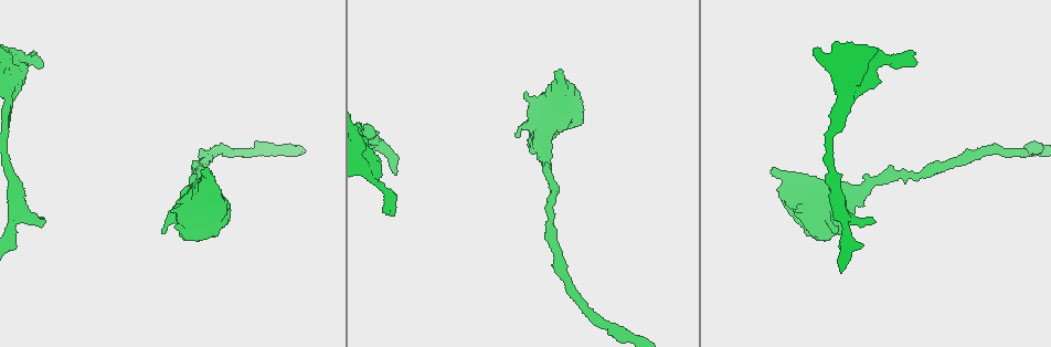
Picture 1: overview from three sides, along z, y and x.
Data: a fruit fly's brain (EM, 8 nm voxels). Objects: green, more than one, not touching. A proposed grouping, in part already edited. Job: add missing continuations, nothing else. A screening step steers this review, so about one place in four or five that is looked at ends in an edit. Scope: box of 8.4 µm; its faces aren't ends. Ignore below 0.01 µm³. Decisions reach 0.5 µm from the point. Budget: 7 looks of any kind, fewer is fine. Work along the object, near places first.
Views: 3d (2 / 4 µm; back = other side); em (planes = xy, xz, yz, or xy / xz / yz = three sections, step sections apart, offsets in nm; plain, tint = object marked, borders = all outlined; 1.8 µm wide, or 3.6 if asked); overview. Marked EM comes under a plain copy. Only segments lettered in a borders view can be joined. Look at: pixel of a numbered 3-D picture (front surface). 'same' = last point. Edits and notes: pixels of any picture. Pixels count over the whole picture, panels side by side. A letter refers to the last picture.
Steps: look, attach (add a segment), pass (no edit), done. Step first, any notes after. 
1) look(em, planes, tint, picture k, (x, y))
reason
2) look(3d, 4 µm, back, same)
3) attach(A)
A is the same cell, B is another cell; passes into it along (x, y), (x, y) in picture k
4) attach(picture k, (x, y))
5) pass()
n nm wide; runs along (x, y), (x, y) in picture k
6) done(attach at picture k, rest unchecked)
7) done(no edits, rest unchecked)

look(3d, 2 µm, picture 1, (872, 223))
branch stops here

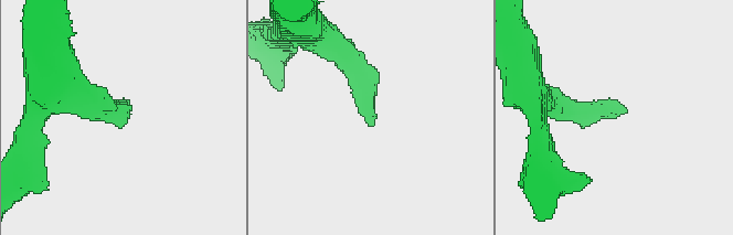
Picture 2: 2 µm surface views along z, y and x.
look(em, planes, borders, picture 2, (624, 109))

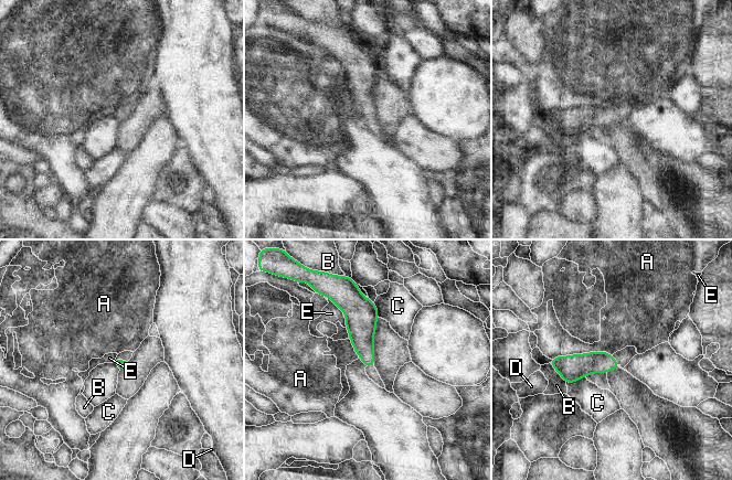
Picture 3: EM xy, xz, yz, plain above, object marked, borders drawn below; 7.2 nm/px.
pass()
A, B, C, D and E are other cells; border along (328, 297), (345, 315), (347, 327) in picture 3; no lettered segment goes on from it

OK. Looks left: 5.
look(em, planes, borders, picture 1, (774, 171))
branch stops here

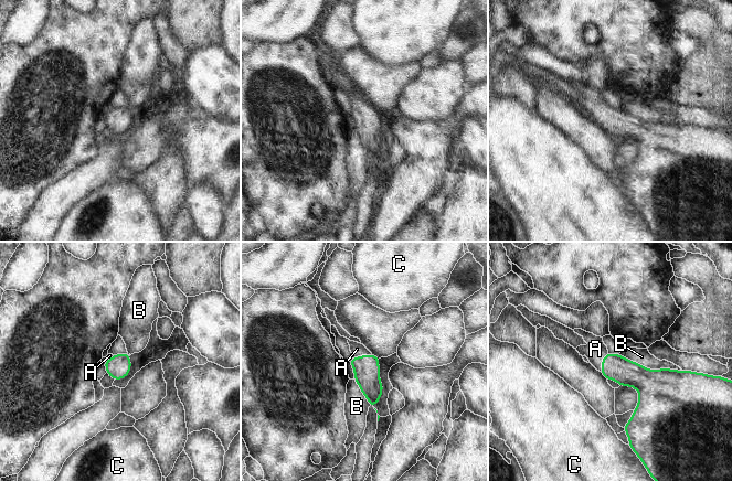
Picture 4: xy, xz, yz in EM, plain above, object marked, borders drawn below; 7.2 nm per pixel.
attach(A)
A is the same cell, B and C are other cells; it goes on there

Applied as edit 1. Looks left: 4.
look(em, xz, step 8, borders, picture 1, (40, 63))
free end

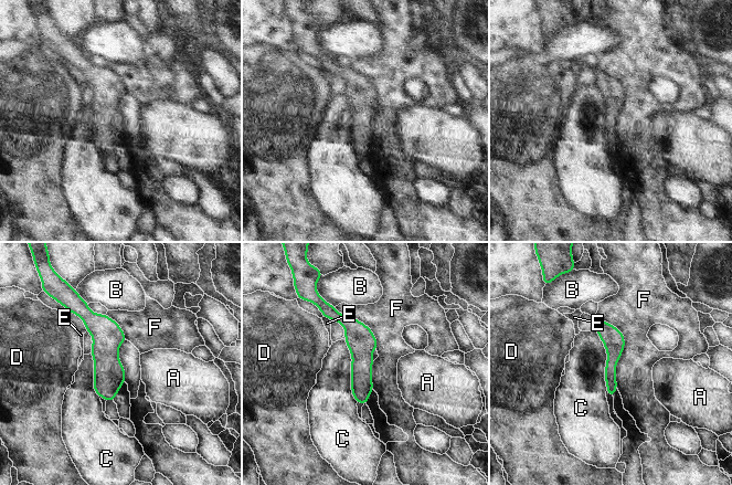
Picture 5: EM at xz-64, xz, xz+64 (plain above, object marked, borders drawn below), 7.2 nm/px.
look(em, planes, borders, same)
cut it another way

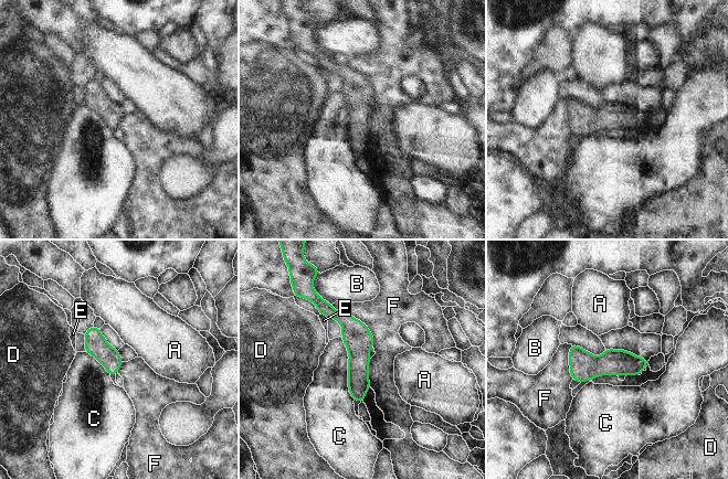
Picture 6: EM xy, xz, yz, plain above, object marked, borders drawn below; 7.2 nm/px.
pass()
A, B, C, D, E and F are other cells; runs along (328, 307), (358, 339), (360, 397) in picture 6; no lettered segment goes on from it

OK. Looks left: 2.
done(attach at picture 4, rest unchecked)

